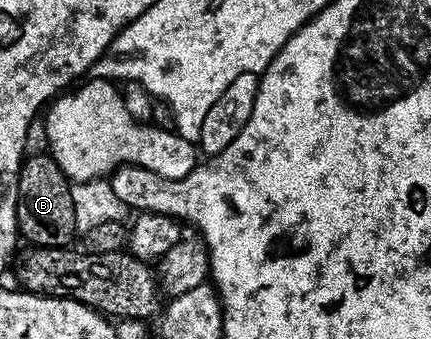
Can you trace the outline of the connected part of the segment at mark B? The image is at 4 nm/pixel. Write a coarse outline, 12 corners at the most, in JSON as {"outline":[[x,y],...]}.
{"outline":[[53,155],[18,171],[18,231],[43,248],[75,243],[71,181]]}

